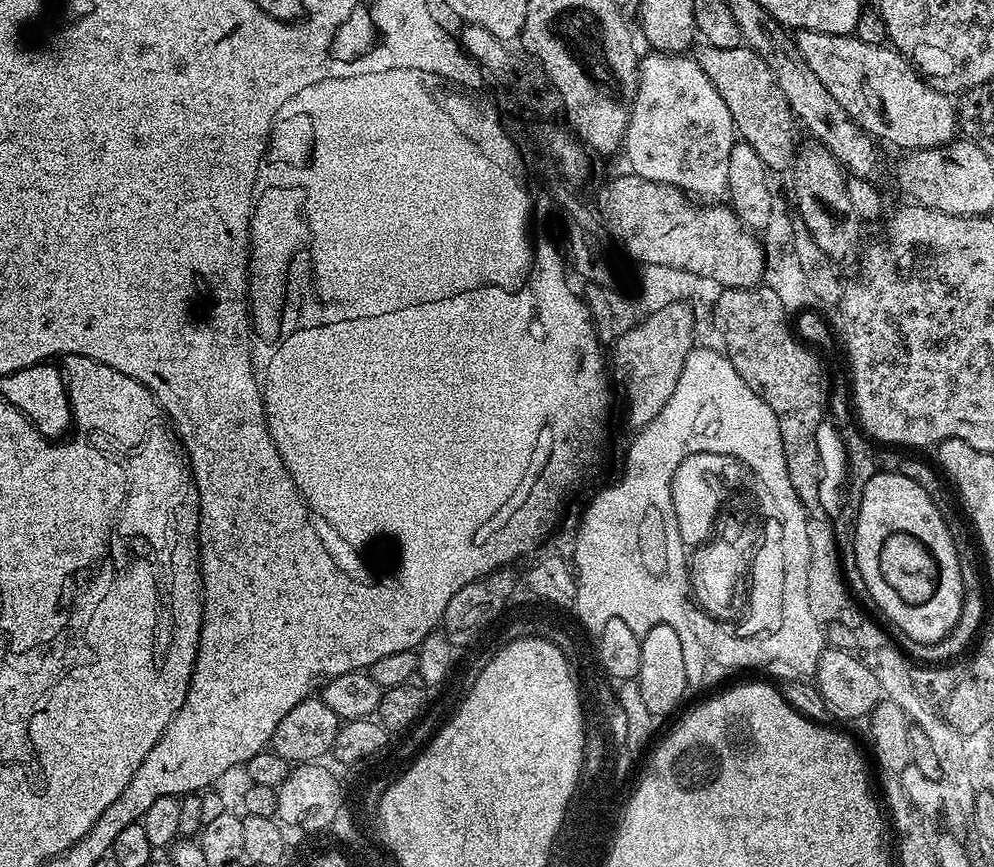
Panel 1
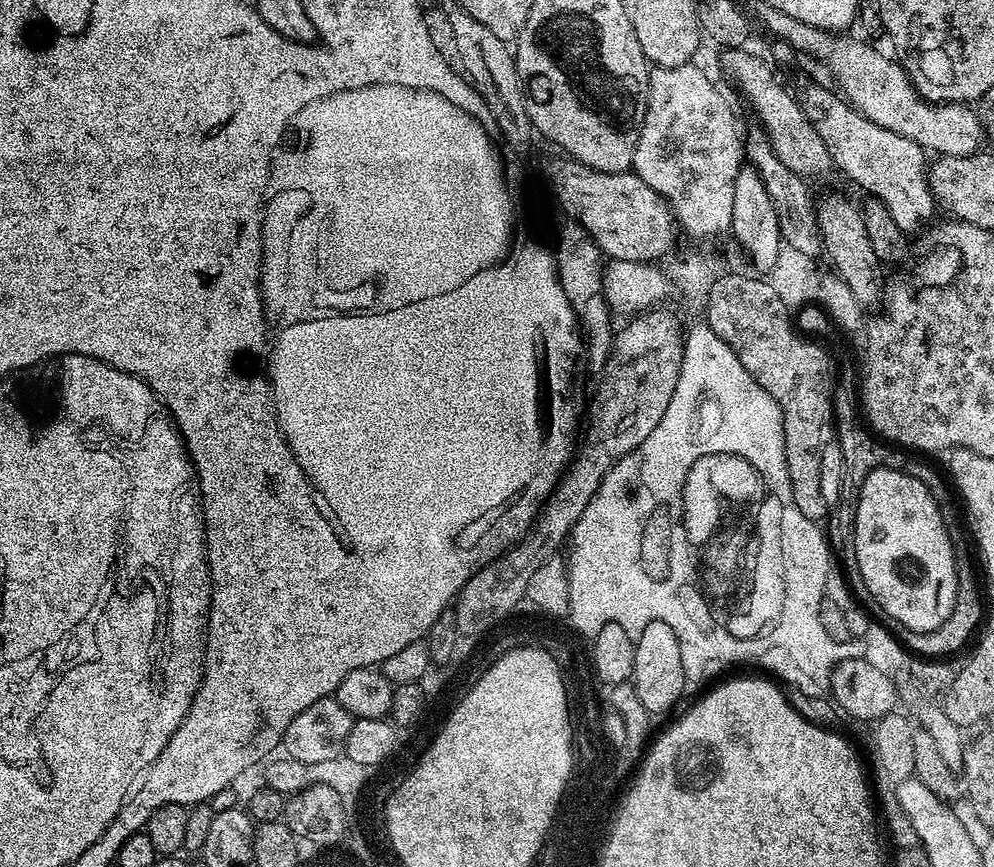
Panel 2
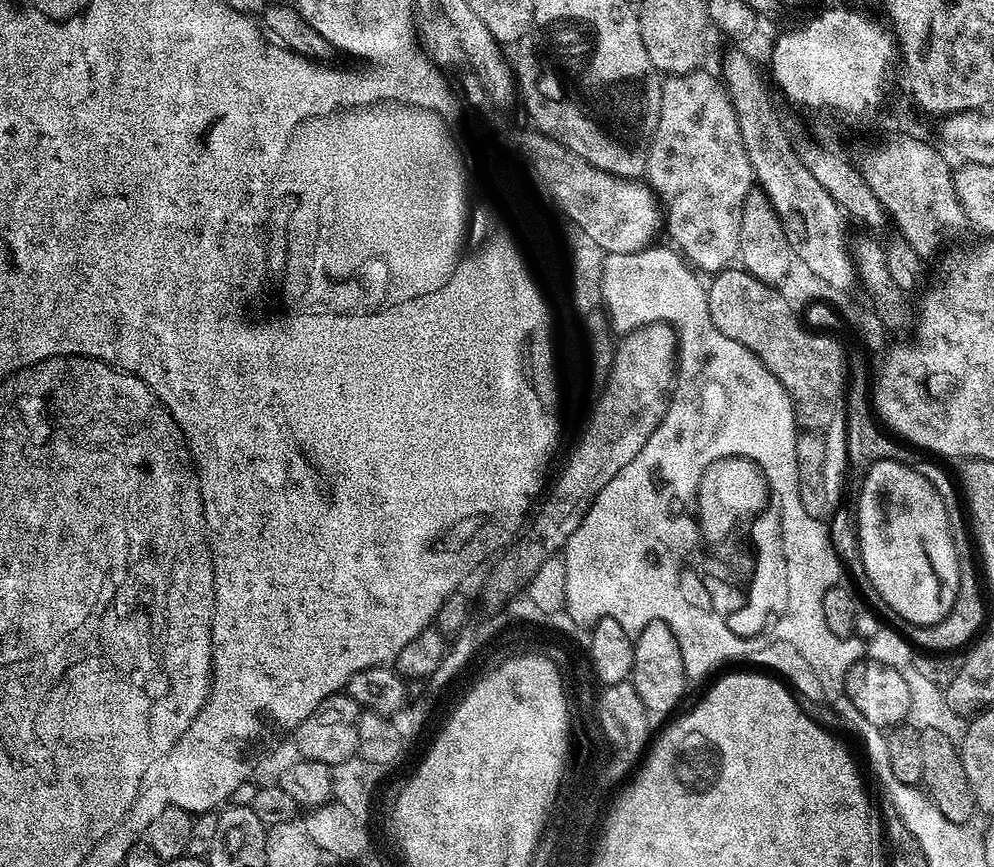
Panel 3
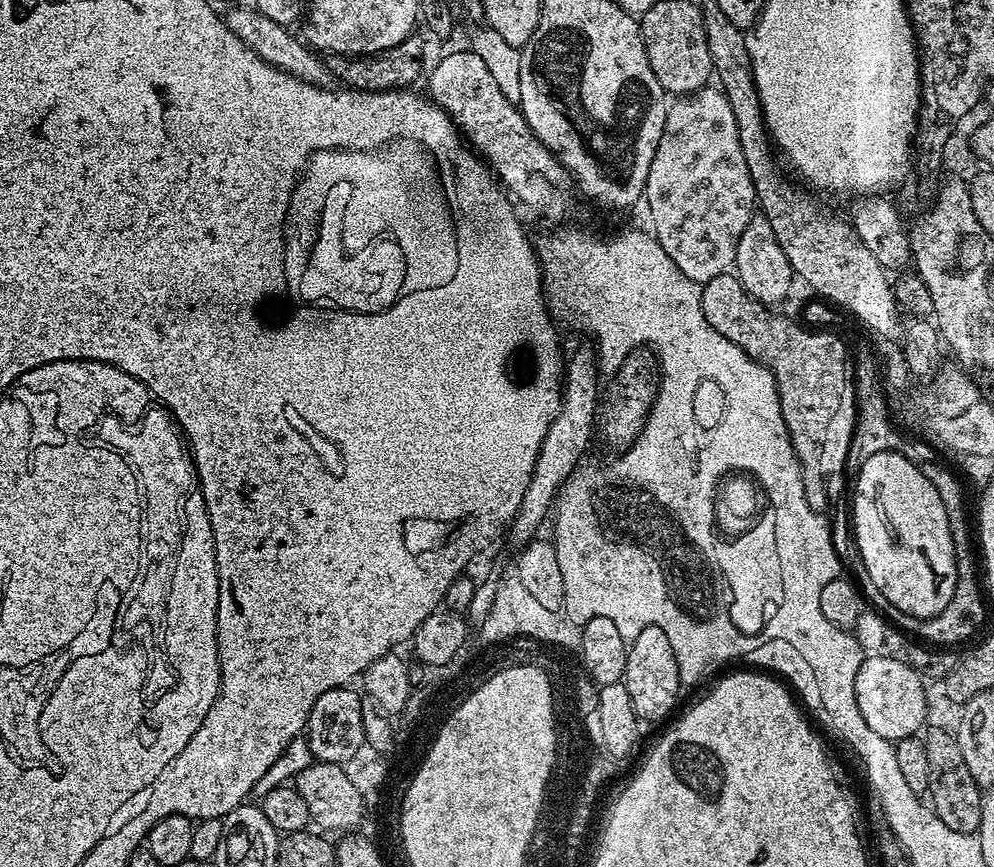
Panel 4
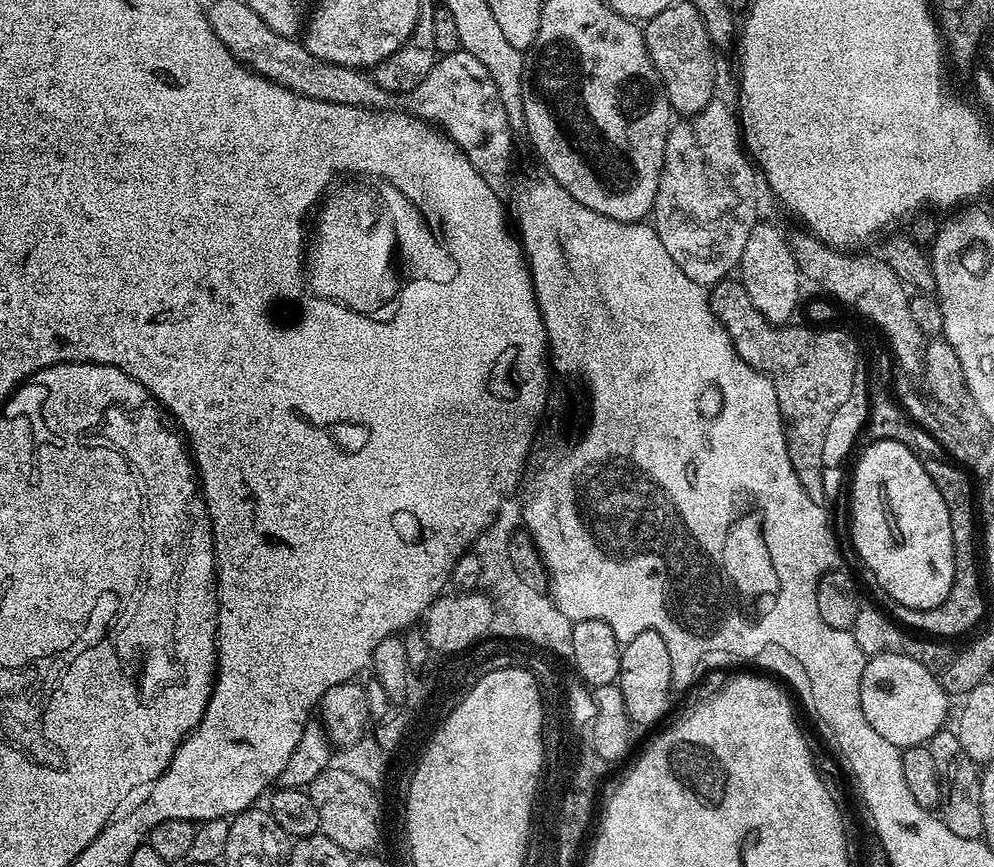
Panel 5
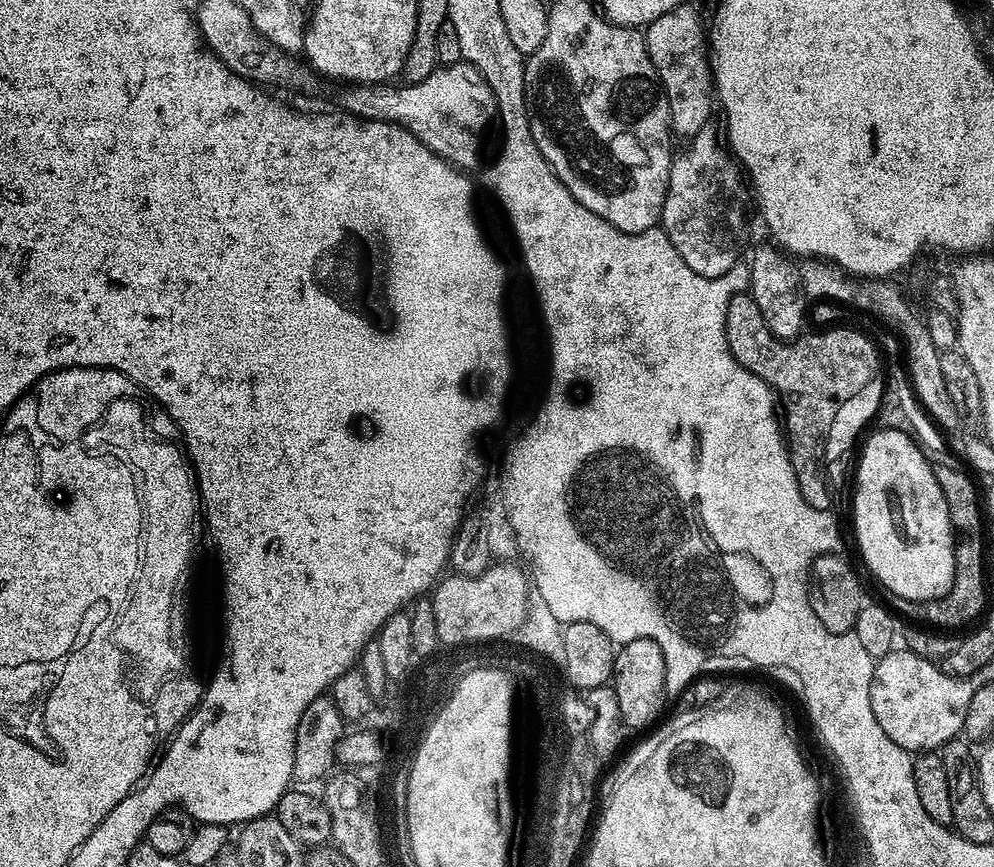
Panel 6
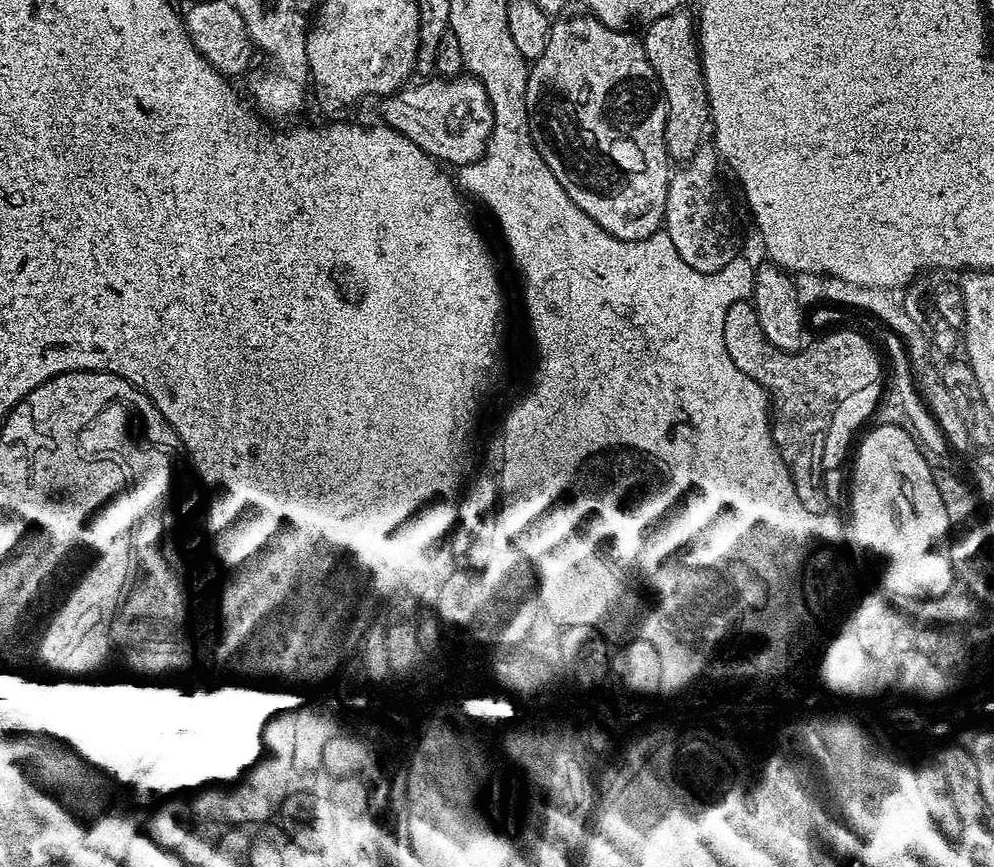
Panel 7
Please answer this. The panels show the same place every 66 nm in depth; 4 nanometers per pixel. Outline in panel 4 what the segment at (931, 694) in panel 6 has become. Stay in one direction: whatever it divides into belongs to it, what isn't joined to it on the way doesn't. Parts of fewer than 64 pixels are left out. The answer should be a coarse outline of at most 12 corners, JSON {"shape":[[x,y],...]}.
{"shape":[[865,656],[854,698],[866,726],[895,742],[925,727],[911,664]]}

